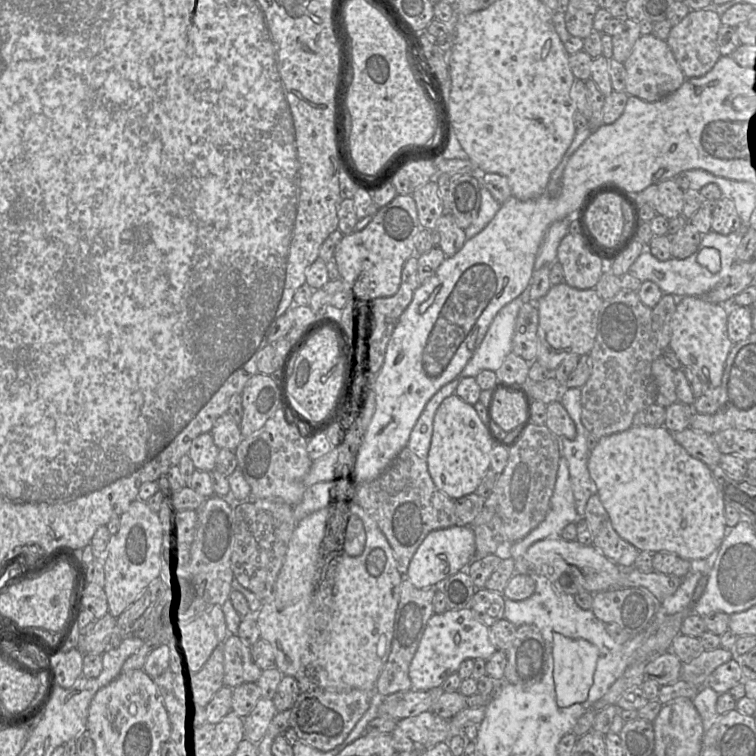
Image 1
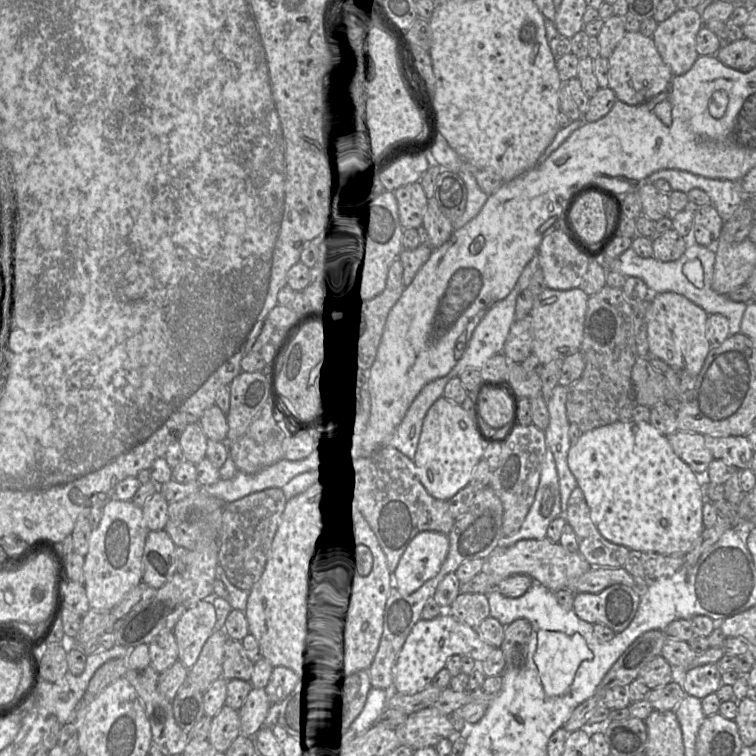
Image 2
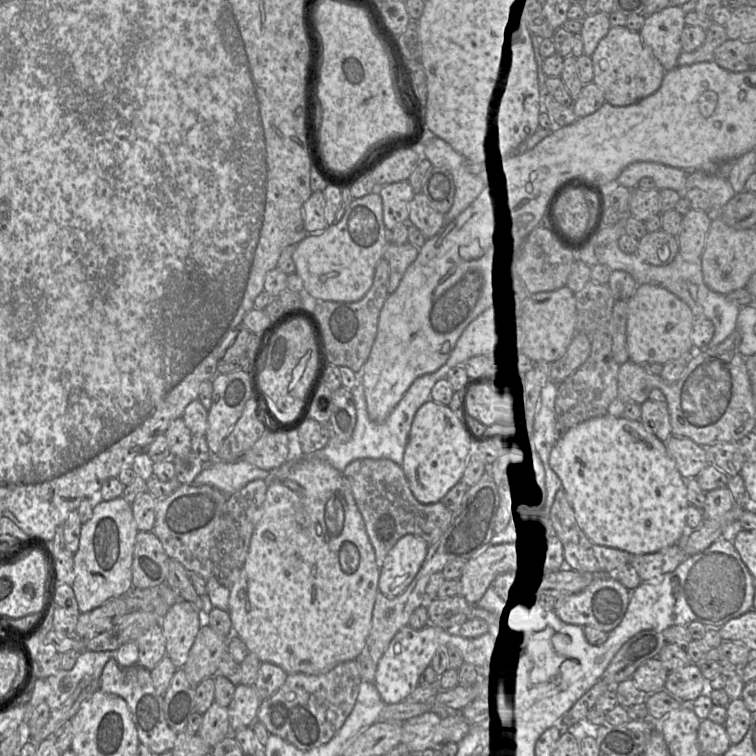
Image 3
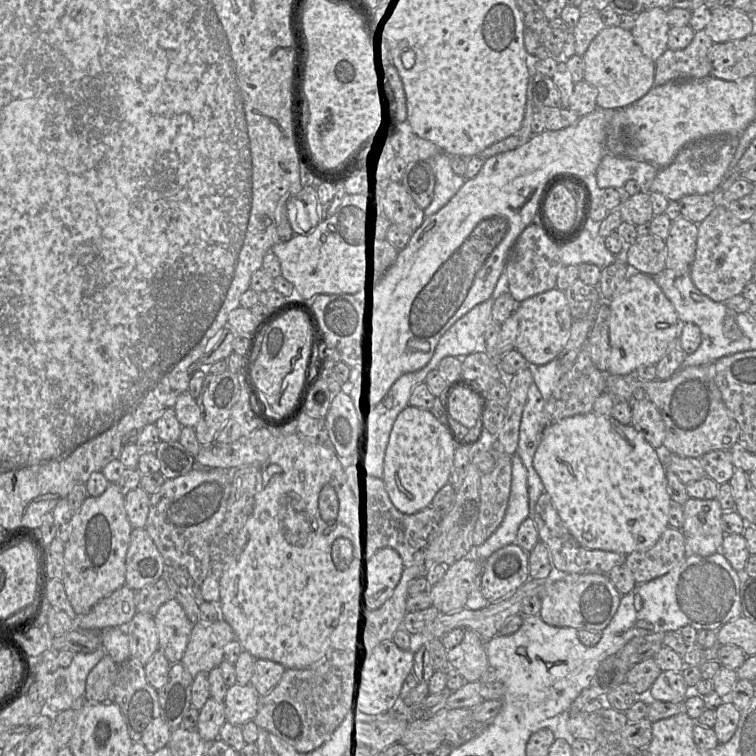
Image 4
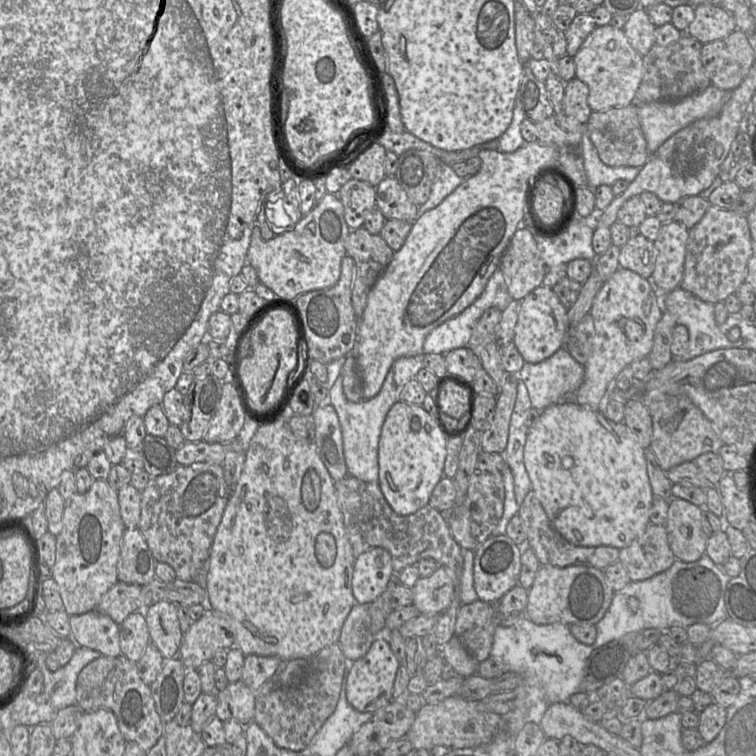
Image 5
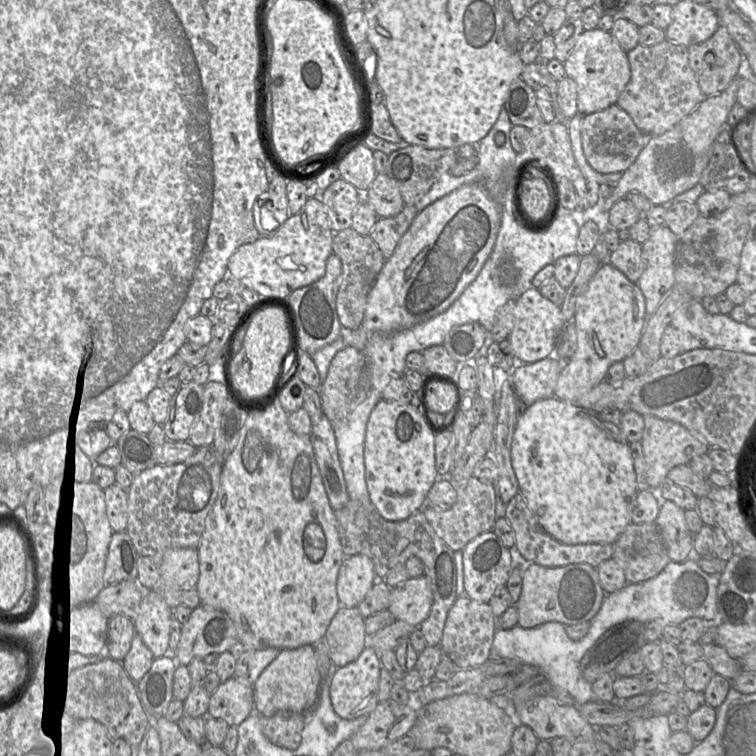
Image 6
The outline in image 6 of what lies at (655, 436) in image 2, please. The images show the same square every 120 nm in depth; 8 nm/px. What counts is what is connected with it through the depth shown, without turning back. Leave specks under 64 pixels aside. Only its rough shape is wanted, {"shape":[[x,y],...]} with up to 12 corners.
{"shape":[[554,396],[511,463],[541,528],[613,544],[639,490],[629,443]]}

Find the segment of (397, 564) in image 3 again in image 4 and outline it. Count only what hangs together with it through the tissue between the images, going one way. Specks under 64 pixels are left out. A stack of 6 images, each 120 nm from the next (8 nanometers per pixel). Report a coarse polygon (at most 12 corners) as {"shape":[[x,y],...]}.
{"shape":[[390,547],[367,564],[369,601],[394,593],[404,564]]}

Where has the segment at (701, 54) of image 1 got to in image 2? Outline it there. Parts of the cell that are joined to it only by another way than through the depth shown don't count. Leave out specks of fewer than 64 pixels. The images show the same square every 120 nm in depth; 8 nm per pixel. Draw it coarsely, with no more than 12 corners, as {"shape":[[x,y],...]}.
{"shape":[[696,8],[677,9],[652,39],[673,75],[699,57]]}

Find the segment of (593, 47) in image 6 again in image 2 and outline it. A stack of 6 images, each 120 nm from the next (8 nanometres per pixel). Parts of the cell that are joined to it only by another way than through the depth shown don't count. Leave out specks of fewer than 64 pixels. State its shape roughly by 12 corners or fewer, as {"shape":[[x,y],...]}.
{"shape":[[627,31],[608,62],[608,87],[632,106],[674,76],[652,37]]}

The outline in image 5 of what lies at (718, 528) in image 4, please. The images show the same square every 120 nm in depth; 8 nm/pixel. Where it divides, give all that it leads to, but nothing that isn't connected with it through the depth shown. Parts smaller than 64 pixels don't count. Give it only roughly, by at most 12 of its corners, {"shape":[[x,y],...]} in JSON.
{"shape":[[670,499],[665,527],[677,560],[704,555],[701,508]]}

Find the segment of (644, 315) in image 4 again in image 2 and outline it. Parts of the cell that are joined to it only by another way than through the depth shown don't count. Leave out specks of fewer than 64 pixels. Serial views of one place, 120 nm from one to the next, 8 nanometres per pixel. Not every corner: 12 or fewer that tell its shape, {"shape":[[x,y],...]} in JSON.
{"shape":[[653,293],[649,356],[697,376],[712,347],[709,315]]}

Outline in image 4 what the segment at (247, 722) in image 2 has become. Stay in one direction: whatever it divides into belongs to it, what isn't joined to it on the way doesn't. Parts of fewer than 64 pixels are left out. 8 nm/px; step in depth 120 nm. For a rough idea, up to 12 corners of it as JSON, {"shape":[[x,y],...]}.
{"shape":[[249,684],[228,687],[226,720],[238,726],[257,714],[259,694]]}

